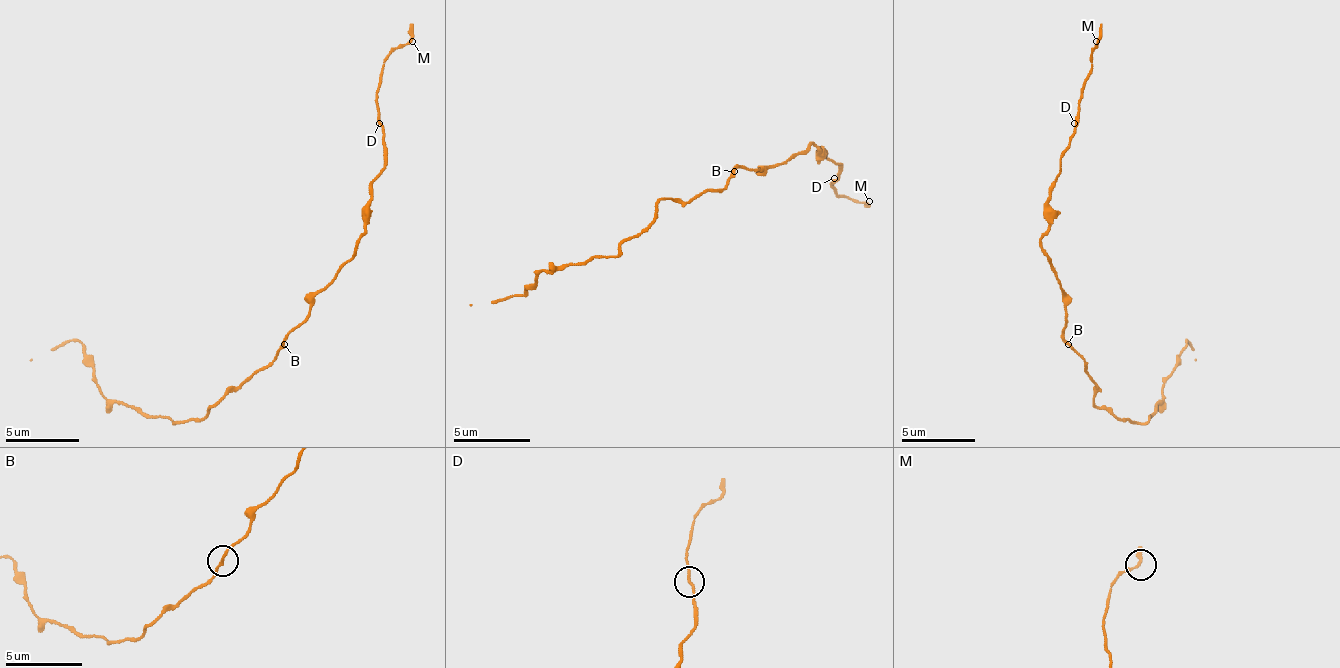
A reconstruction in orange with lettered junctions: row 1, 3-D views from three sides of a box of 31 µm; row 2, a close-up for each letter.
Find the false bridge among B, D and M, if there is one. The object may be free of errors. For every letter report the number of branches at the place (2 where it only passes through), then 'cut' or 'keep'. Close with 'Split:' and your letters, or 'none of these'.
B: 2 | keep
D: 2 | keep
M: 2 | keep
Split: none of these

